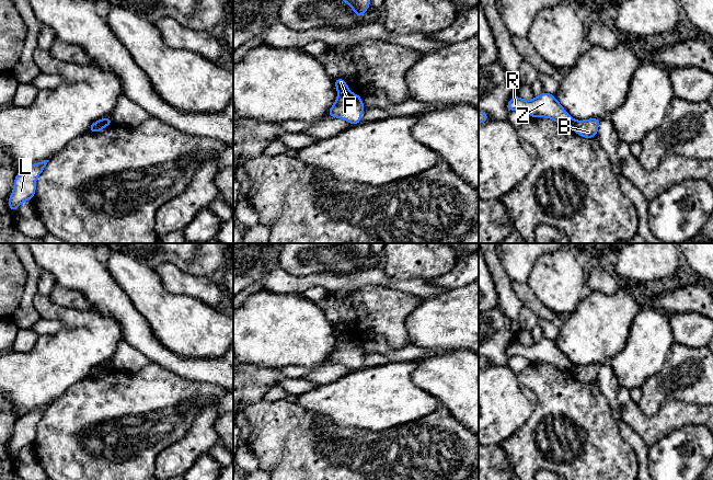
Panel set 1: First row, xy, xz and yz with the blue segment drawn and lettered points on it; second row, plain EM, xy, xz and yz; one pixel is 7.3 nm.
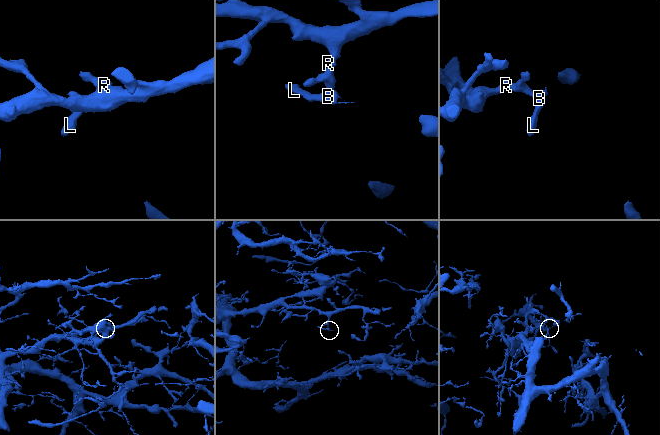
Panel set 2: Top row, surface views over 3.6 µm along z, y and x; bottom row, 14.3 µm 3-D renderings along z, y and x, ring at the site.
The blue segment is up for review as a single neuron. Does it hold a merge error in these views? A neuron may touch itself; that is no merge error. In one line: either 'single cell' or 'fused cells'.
fused cells

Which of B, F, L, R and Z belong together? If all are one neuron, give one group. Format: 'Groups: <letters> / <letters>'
Groups: B L / F R Z

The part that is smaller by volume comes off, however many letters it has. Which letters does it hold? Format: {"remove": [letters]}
{"remove": ["B", "L"]}

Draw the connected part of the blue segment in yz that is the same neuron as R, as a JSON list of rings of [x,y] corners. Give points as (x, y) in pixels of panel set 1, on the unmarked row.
[[[542,338],[530,346],[520,344],[517,340],[507,348],[507,355],[524,356],[530,363],[548,363],[561,370],[573,372],[575,366],[557,347],[555,341]]]

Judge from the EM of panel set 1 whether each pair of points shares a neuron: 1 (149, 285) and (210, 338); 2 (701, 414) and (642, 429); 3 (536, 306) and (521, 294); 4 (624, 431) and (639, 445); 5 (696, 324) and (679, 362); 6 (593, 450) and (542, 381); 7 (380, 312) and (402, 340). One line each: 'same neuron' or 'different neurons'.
1: same neuron
2: same neuron
3: same neuron
4: same neuron
5: different neurons
6: same neuron
7: same neuron

